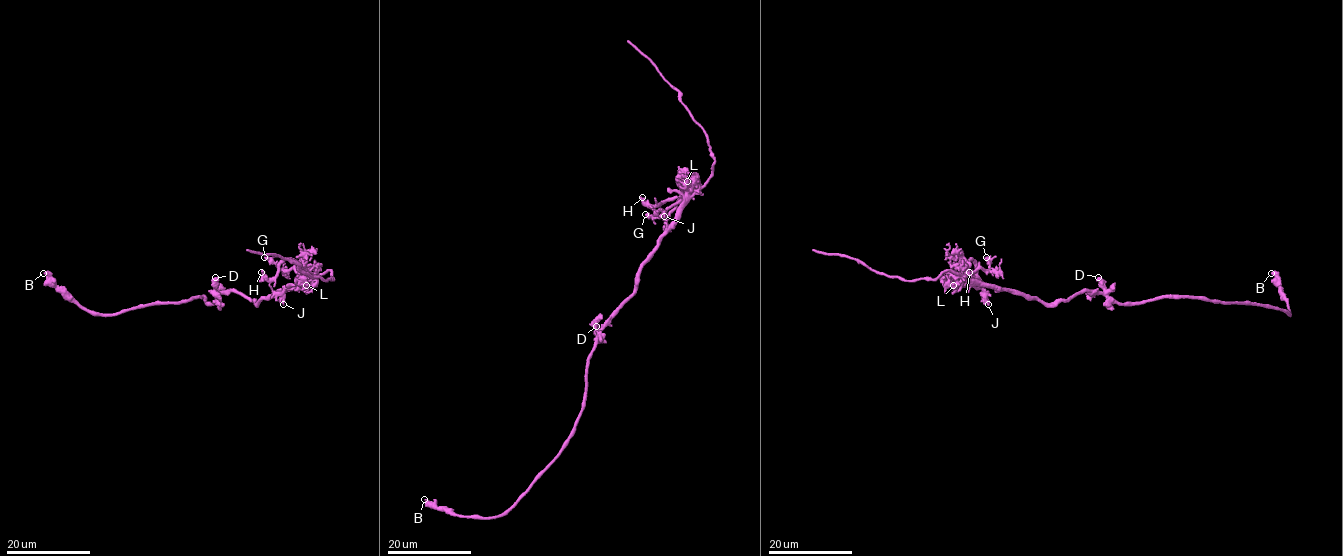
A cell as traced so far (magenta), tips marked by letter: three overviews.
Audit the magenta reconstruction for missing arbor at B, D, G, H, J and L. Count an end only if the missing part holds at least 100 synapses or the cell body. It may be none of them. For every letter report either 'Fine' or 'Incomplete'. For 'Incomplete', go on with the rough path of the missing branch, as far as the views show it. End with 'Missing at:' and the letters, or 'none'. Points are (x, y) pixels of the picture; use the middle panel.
B: Fine
D: Fine
G: Fine
H: Fine
J: Fine
L: Fine
Missing at: none

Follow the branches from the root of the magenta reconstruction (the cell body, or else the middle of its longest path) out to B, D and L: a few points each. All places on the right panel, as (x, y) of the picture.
B: (1079, 292), (1099, 292), (1121, 303), (1203, 297), (1270, 305), (1289, 315), (1280, 281), (1271, 273)
D: (1079, 292), (1102, 292), (1103, 282), (1098, 277)
L: (1079, 292), (1064, 300), (1044, 303), (1022, 294), (969, 284), (965, 280), (957, 283), (950, 280), (953, 285)

